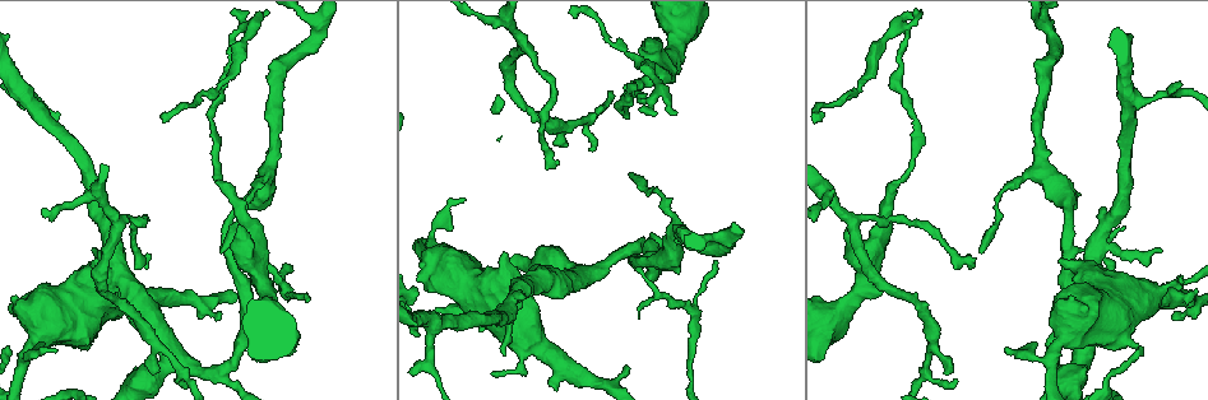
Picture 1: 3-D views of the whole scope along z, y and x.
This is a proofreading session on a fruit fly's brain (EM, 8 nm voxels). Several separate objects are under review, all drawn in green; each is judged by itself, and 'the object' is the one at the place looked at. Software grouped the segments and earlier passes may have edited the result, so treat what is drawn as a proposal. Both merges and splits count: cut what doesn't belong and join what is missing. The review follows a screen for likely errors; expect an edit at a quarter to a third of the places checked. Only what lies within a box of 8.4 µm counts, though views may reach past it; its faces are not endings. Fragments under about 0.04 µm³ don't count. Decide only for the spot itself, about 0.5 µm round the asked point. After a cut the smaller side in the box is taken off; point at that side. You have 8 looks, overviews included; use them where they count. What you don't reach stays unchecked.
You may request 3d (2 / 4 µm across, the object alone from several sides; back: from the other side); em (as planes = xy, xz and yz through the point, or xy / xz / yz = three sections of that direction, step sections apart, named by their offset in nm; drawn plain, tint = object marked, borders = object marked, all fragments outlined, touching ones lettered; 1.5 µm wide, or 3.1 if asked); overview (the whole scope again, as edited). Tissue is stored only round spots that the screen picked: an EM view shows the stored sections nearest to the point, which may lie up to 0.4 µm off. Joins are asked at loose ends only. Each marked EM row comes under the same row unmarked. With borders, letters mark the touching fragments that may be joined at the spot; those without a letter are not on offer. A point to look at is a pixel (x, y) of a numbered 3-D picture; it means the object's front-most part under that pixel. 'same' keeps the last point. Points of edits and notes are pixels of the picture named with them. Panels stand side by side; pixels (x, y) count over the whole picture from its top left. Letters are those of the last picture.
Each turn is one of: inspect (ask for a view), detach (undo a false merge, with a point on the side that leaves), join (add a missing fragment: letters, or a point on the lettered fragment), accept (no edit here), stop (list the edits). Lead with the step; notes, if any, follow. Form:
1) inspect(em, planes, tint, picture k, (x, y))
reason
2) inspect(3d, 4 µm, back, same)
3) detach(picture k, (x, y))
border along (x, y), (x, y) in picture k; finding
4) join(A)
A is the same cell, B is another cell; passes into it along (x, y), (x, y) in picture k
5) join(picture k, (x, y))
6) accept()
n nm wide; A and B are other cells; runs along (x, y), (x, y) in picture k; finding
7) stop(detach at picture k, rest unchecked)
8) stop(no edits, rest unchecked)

inspect(em, planes, borders, picture 1, (148, 266))
thin end

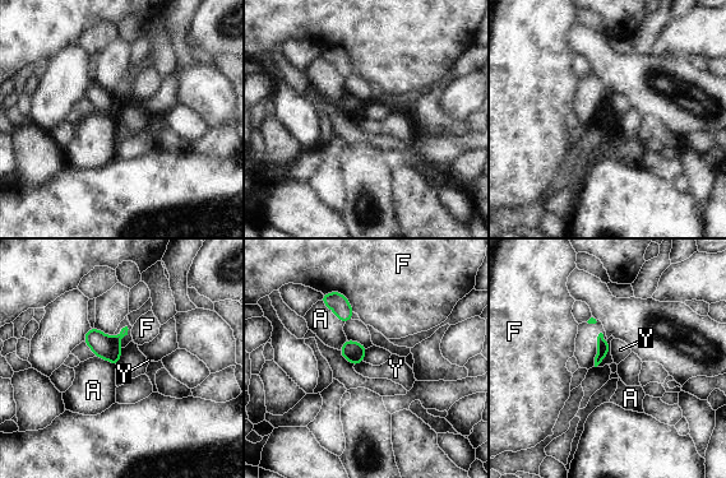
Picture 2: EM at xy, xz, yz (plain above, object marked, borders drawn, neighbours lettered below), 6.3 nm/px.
accept()
A, F and Y are other cells; border along (320, 300), (345, 323) in picture 2; no lettered fragment goes on from it

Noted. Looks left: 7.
inspect(em, planes, tint, picture 1, (240, 28))
sharp bend

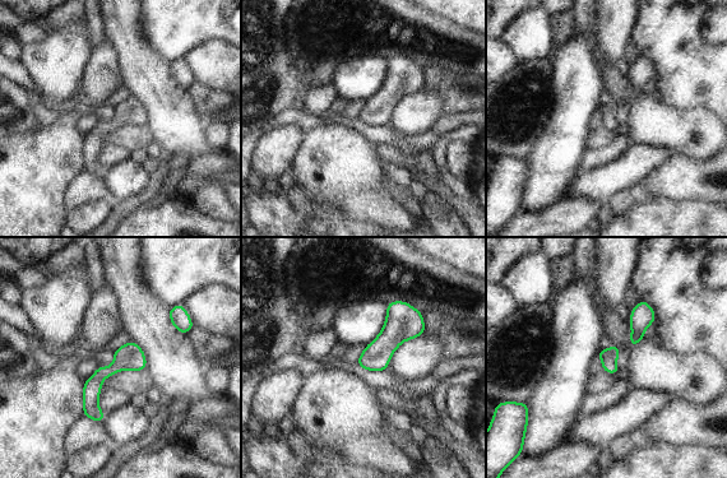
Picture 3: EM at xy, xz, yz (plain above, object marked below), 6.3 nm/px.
inspect(em, planes, borders, same)
see the neighbours

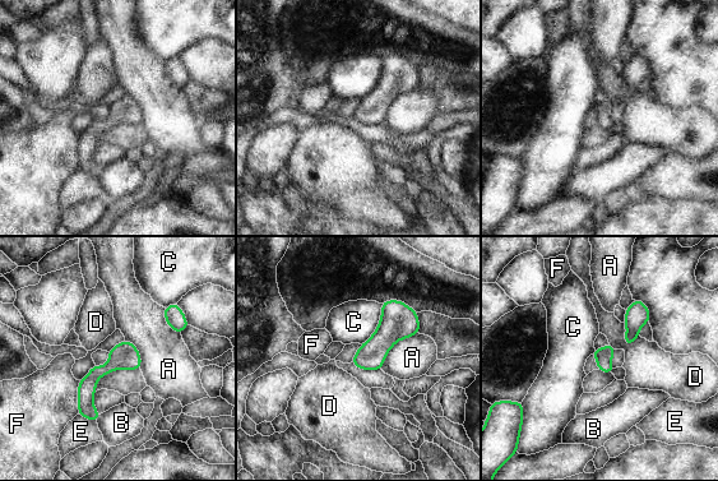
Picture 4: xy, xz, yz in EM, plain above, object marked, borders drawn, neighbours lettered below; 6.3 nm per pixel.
accept()
110 nm wide; A, B, C, D, E and F are other cells; border along (381, 304), (379, 324), (361, 345) in picture 4; one cell here

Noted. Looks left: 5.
inspect(em, yz, step 4, borders, picture 1, (310, 299))

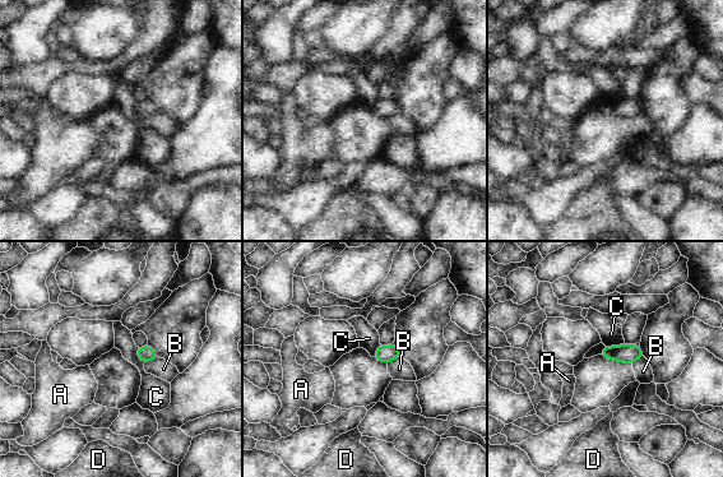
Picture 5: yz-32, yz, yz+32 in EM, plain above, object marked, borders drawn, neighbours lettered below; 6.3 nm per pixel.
inspect(em, planes, borders, same)
cut it another way

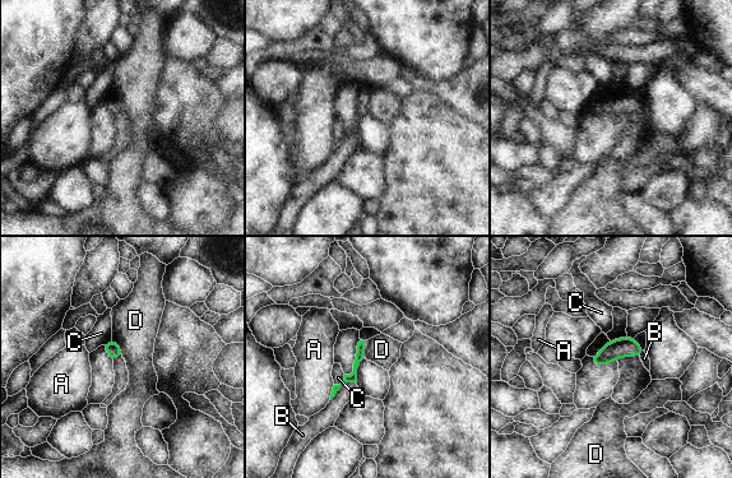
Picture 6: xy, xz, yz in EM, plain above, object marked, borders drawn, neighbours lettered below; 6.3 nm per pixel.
accept()
A, B, C and D are other cells; runs along (364, 340), (355, 372), (336, 388) in picture 6; no lettered fragment goes on from it

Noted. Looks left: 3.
stop(no edits, rest unchecked)

